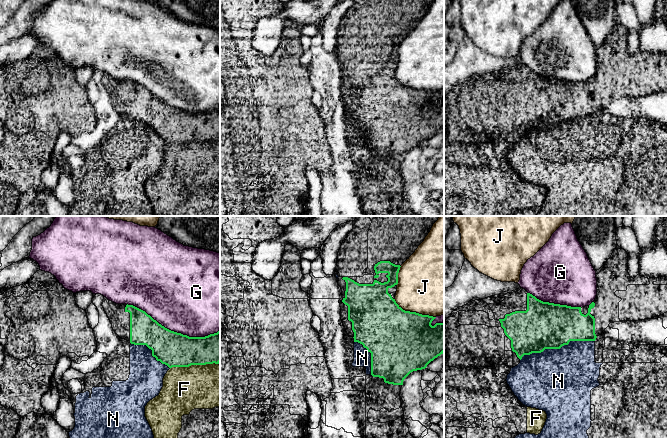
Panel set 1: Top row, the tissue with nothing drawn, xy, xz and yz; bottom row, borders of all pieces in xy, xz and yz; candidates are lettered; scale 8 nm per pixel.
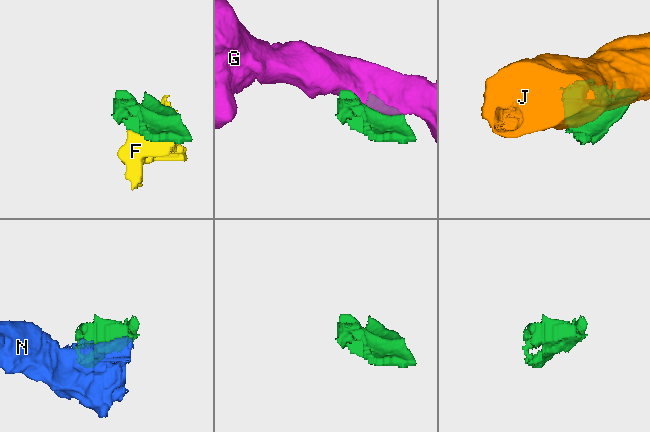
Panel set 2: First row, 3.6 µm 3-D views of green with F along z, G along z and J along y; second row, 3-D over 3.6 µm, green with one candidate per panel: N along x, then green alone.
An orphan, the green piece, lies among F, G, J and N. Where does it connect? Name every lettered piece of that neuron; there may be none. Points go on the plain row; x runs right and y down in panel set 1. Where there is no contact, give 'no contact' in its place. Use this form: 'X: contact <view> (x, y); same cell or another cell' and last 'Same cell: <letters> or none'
F: contact xy (194, 140); another cell
G: contact xy (173, 107); another cell
J: contact xz (414, 88); another cell
N: contact yz (556, 124); another cell
Same cell: none

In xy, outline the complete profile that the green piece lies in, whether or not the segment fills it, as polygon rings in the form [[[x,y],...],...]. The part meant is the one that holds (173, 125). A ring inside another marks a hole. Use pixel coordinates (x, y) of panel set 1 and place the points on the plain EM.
[[[106,75],[102,82],[113,106],[120,114],[134,121],[146,121],[152,126],[152,132],[169,144],[220,139],[220,106],[205,113],[189,113],[165,104],[145,87],[133,81],[116,80]]]

